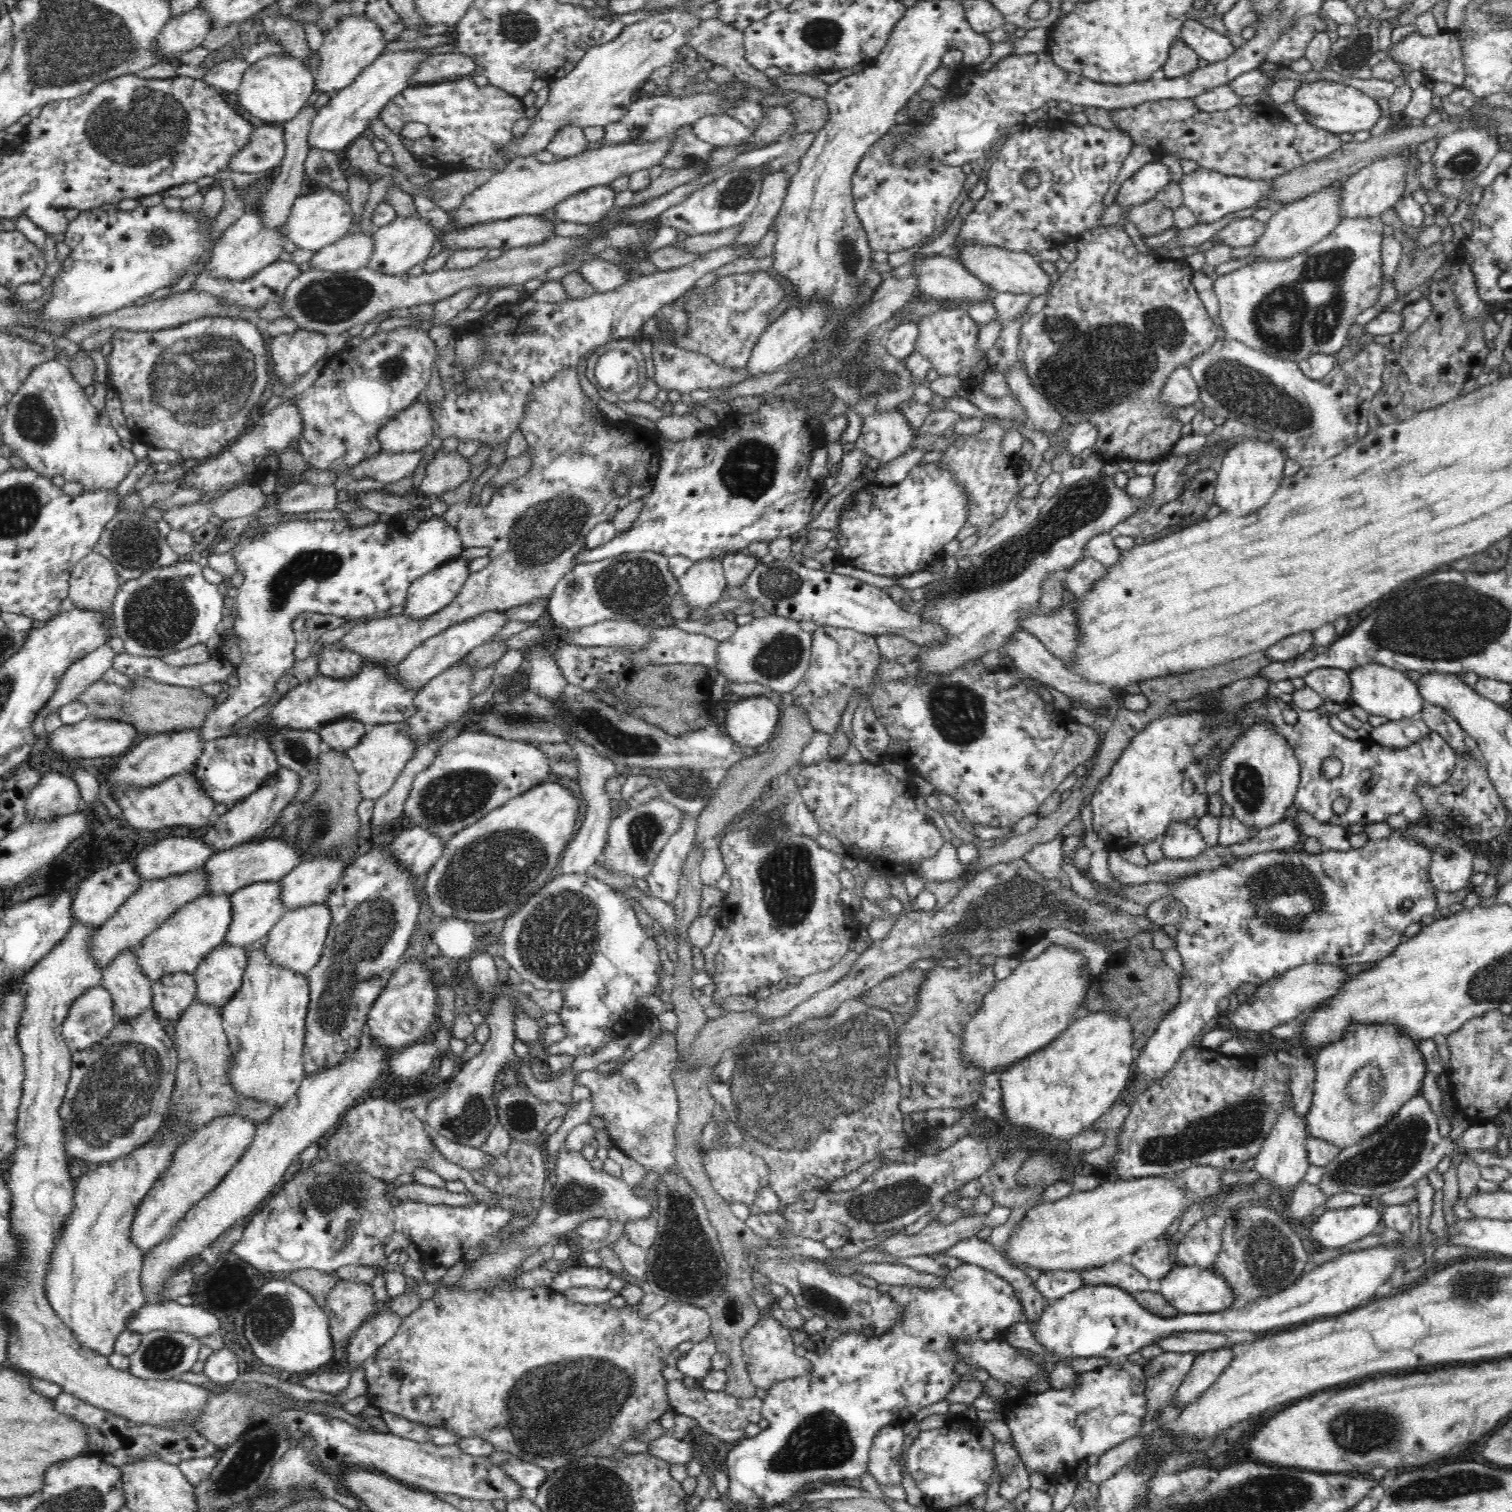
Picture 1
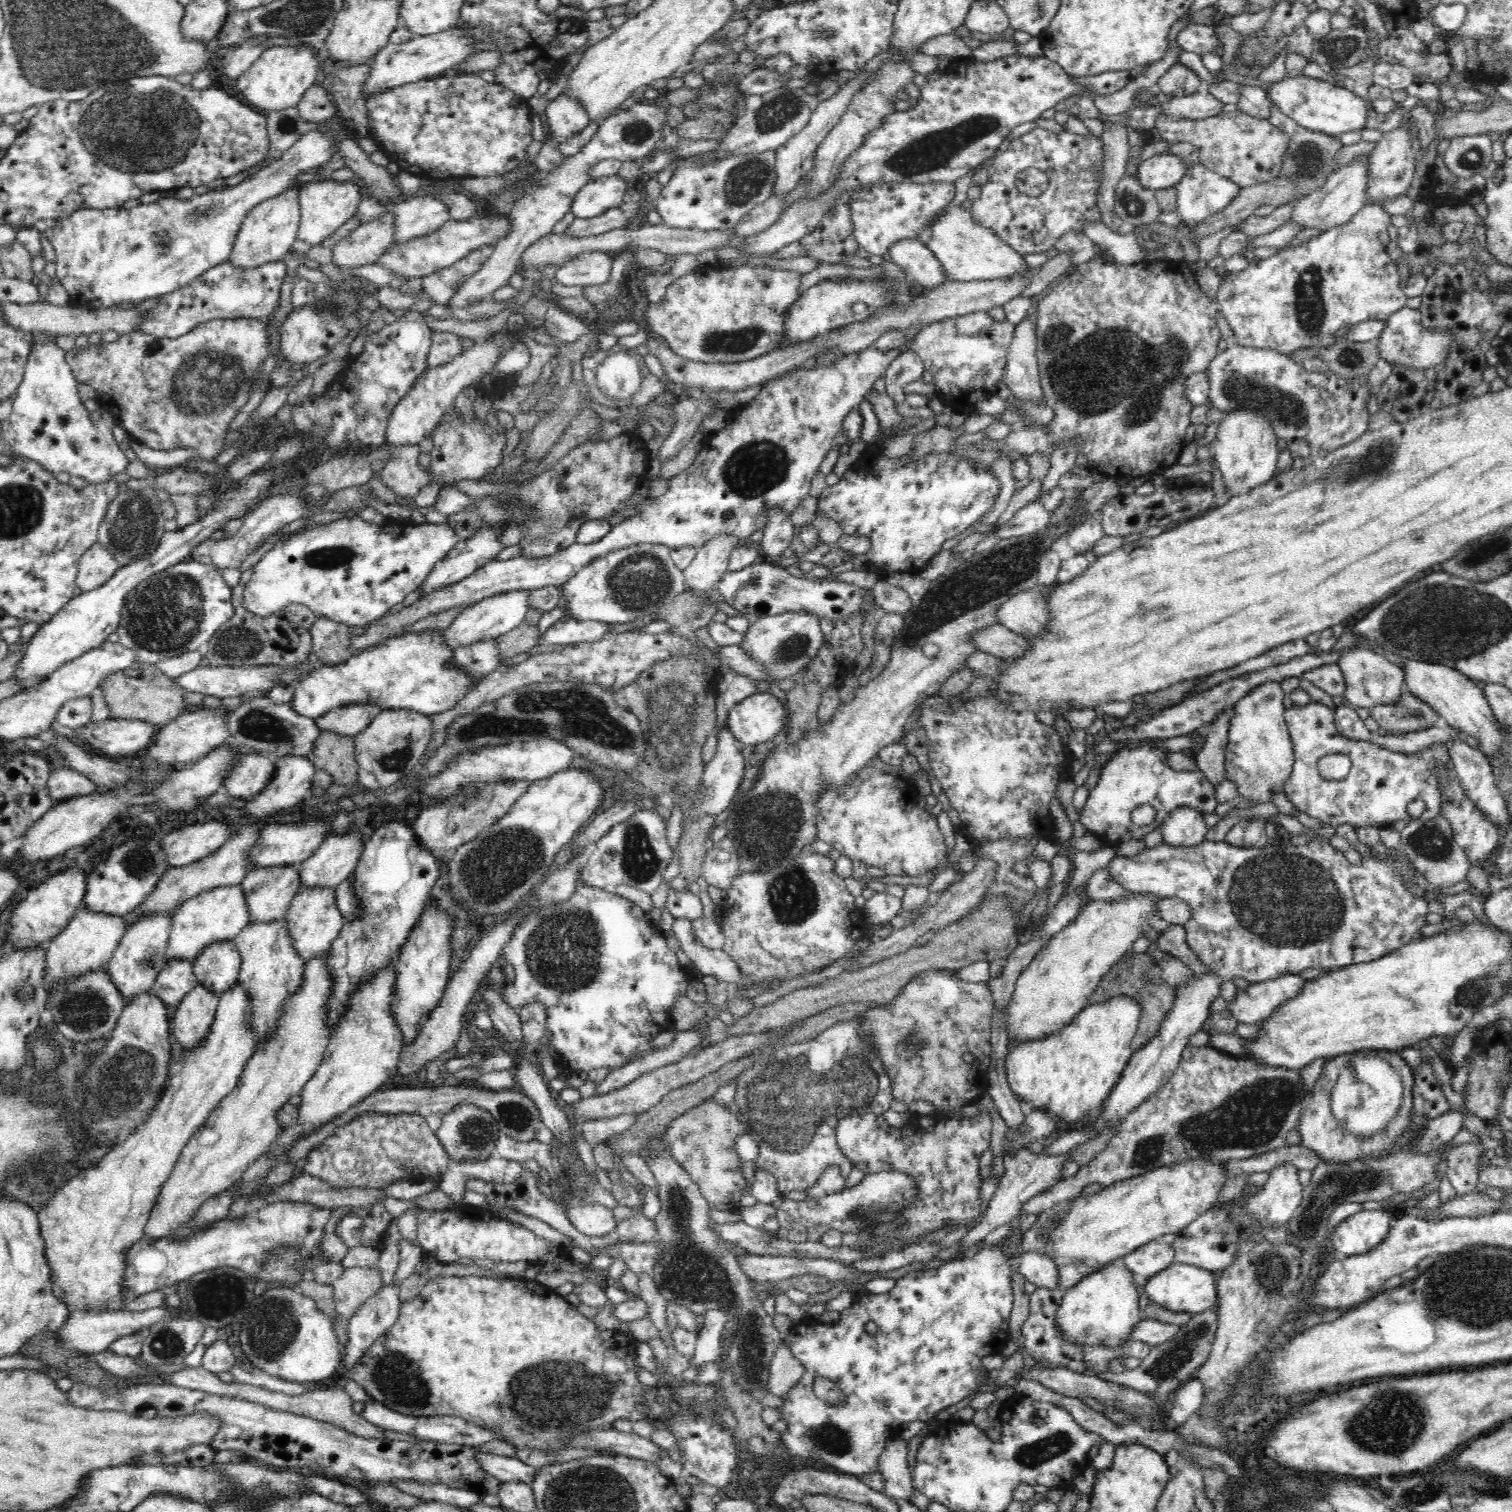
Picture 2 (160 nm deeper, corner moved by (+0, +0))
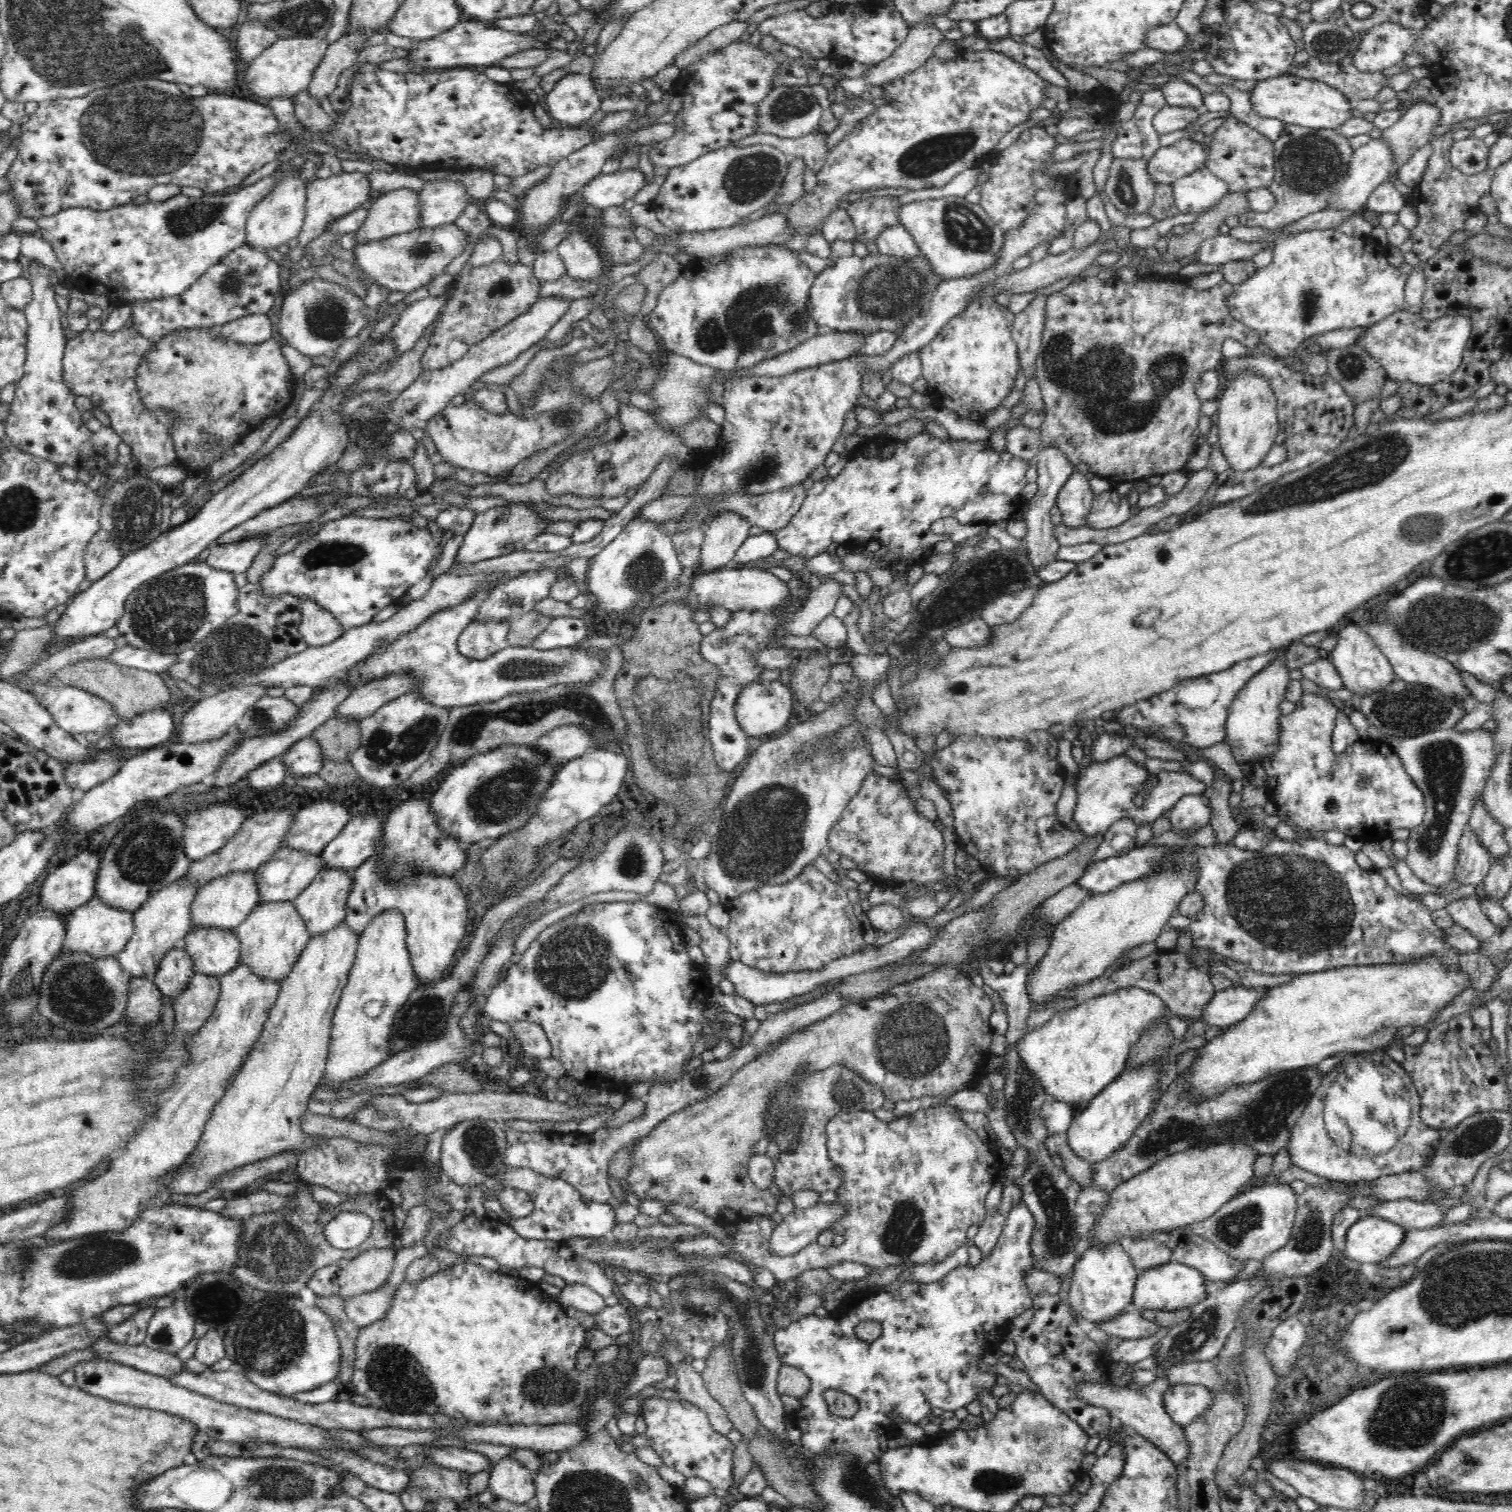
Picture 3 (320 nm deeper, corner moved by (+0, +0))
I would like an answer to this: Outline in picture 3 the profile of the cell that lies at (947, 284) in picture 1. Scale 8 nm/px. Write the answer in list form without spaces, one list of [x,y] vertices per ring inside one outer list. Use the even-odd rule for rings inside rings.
[[[904,225],[889,226],[878,233],[875,238],[880,255],[899,258],[914,258],[920,256],[921,250],[914,237],[904,228]]]

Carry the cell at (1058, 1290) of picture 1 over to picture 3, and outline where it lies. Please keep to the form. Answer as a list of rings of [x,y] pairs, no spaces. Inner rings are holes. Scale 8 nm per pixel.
[[[1020,1201],[1018,1204],[1013,1206],[1013,1209],[1009,1210],[1008,1218],[1006,1218],[1006,1226],[1002,1229],[998,1242],[994,1246],[994,1250],[990,1252],[990,1256],[982,1258],[982,1262],[978,1265],[973,1266],[966,1264],[966,1266],[958,1266],[954,1268],[952,1272],[948,1272],[938,1282],[921,1283],[918,1281],[905,1282],[900,1289],[894,1290],[892,1292],[876,1291],[869,1292],[864,1291],[863,1293],[855,1293],[846,1301],[842,1301],[838,1308],[833,1311],[825,1312],[824,1315],[818,1316],[815,1313],[802,1316],[796,1322],[790,1323],[789,1326],[785,1328],[780,1328],[773,1330],[773,1340],[775,1341],[775,1347],[777,1348],[780,1360],[783,1364],[789,1364],[800,1369],[806,1376],[809,1376],[811,1380],[811,1388],[806,1396],[800,1398],[801,1407],[793,1412],[790,1417],[793,1418],[791,1421],[792,1425],[802,1431],[801,1445],[802,1449],[806,1449],[811,1453],[812,1456],[826,1456],[830,1454],[831,1456],[856,1456],[861,1464],[868,1464],[868,1462],[880,1462],[882,1454],[888,1449],[888,1440],[890,1440],[895,1434],[897,1434],[897,1426],[892,1424],[888,1414],[890,1412],[895,1412],[899,1417],[901,1422],[912,1423],[917,1425],[920,1420],[931,1415],[932,1408],[942,1408],[947,1415],[951,1415],[958,1408],[964,1408],[966,1404],[970,1404],[972,1401],[977,1400],[977,1392],[982,1389],[982,1391],[990,1391],[995,1385],[997,1375],[992,1375],[989,1372],[982,1372],[977,1367],[979,1363],[979,1358],[984,1358],[986,1350],[988,1347],[985,1344],[989,1342],[1001,1342],[1004,1337],[1009,1334],[1009,1323],[1013,1318],[1016,1318],[1019,1314],[1026,1312],[1029,1308],[1032,1308],[1033,1298],[1030,1298],[1029,1290],[1027,1289],[1027,1284],[1025,1284],[1024,1277],[1025,1274],[1030,1269],[1033,1268],[1033,1256],[1031,1253],[1031,1240],[1033,1232],[1035,1231],[1035,1219],[1032,1212],[1028,1208],[1028,1205],[1024,1201]],[[862,1320],[876,1320],[880,1322],[882,1327],[882,1332],[880,1336],[873,1342],[867,1342],[860,1339],[854,1328]],[[826,1390],[839,1390],[853,1396],[858,1401],[858,1411],[857,1414],[852,1418],[844,1418],[833,1416],[828,1409],[828,1404],[824,1399],[824,1392]]]

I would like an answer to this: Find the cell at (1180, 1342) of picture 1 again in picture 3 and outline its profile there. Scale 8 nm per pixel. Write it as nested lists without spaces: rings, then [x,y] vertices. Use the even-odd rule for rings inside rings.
[[[1134,1308],[1113,1316],[1113,1319],[1106,1319],[1095,1326],[1104,1330],[1108,1335],[1128,1340],[1151,1337],[1160,1327],[1156,1322],[1144,1319],[1140,1310]]]

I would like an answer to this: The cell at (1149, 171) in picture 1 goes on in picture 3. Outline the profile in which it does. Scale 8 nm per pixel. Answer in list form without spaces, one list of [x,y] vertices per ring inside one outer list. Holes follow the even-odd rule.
[[[1184,136],[1176,143],[1160,147],[1148,161],[1148,173],[1155,183],[1171,184],[1204,166],[1209,145]]]

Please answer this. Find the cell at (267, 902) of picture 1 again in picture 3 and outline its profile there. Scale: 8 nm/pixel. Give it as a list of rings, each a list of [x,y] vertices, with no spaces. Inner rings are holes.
[[[280,847],[270,858],[262,863],[256,873],[260,901],[295,901],[303,890],[316,878],[322,868],[322,855],[297,851],[290,847]]]

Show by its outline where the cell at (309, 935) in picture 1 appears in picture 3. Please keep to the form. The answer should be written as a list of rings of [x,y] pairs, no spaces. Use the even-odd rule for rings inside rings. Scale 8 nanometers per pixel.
[[[322,867],[316,878],[306,887],[306,890],[303,890],[300,896],[295,901],[292,901],[296,911],[298,911],[298,915],[304,919],[311,938],[322,936],[322,934],[330,932],[344,922],[346,902],[352,884],[354,884],[352,872],[342,871],[342,869],[334,867]]]

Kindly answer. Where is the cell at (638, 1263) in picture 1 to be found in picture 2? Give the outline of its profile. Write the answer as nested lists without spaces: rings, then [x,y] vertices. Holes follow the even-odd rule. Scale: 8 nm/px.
[[[642,1272],[638,1274],[638,1287],[640,1287],[640,1296],[649,1308],[649,1317],[652,1319],[653,1325],[658,1329],[658,1334],[664,1344],[668,1344],[670,1337],[670,1327],[668,1327],[668,1319],[666,1319],[666,1300],[652,1277],[652,1274]]]

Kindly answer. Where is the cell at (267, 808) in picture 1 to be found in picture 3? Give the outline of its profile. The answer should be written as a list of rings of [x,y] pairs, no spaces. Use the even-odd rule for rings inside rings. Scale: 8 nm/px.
[[[313,736],[298,740],[284,754],[284,765],[290,768],[288,777],[293,781],[296,776],[312,775],[319,772],[323,766],[324,755],[321,745]]]

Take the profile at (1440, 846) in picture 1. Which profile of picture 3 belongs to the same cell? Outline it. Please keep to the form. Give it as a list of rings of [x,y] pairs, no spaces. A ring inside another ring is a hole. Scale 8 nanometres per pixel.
[[[1373,724],[1367,729],[1368,739],[1380,737],[1394,752],[1398,754],[1403,762],[1406,772],[1412,777],[1414,784],[1423,792],[1427,812],[1420,826],[1410,831],[1407,840],[1408,854],[1405,858],[1412,872],[1430,886],[1440,886],[1453,879],[1455,864],[1458,856],[1458,842],[1466,824],[1469,824],[1470,814],[1476,802],[1476,796],[1483,792],[1486,780],[1490,776],[1490,770],[1496,762],[1495,733],[1482,727],[1474,730],[1460,732],[1454,728],[1444,730],[1433,730],[1423,736],[1399,739],[1391,735],[1380,735],[1379,730]]]

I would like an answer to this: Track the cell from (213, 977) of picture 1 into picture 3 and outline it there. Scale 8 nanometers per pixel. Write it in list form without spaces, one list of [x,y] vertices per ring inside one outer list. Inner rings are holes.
[[[192,927],[182,947],[193,960],[195,971],[204,976],[220,978],[232,972],[241,963],[241,945],[233,930],[218,927]]]

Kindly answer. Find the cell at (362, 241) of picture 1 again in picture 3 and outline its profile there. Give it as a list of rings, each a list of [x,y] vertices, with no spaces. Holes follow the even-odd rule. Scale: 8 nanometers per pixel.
[[[410,188],[385,192],[372,205],[356,232],[356,245],[410,232],[420,226],[420,193]]]

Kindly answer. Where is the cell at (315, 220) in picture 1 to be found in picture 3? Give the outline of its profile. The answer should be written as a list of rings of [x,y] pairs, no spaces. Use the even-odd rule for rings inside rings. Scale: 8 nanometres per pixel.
[[[335,172],[328,178],[314,178],[306,186],[306,214],[305,222],[298,236],[300,244],[306,246],[311,240],[318,238],[341,216],[360,208],[370,198],[370,179],[368,173],[363,172]]]

